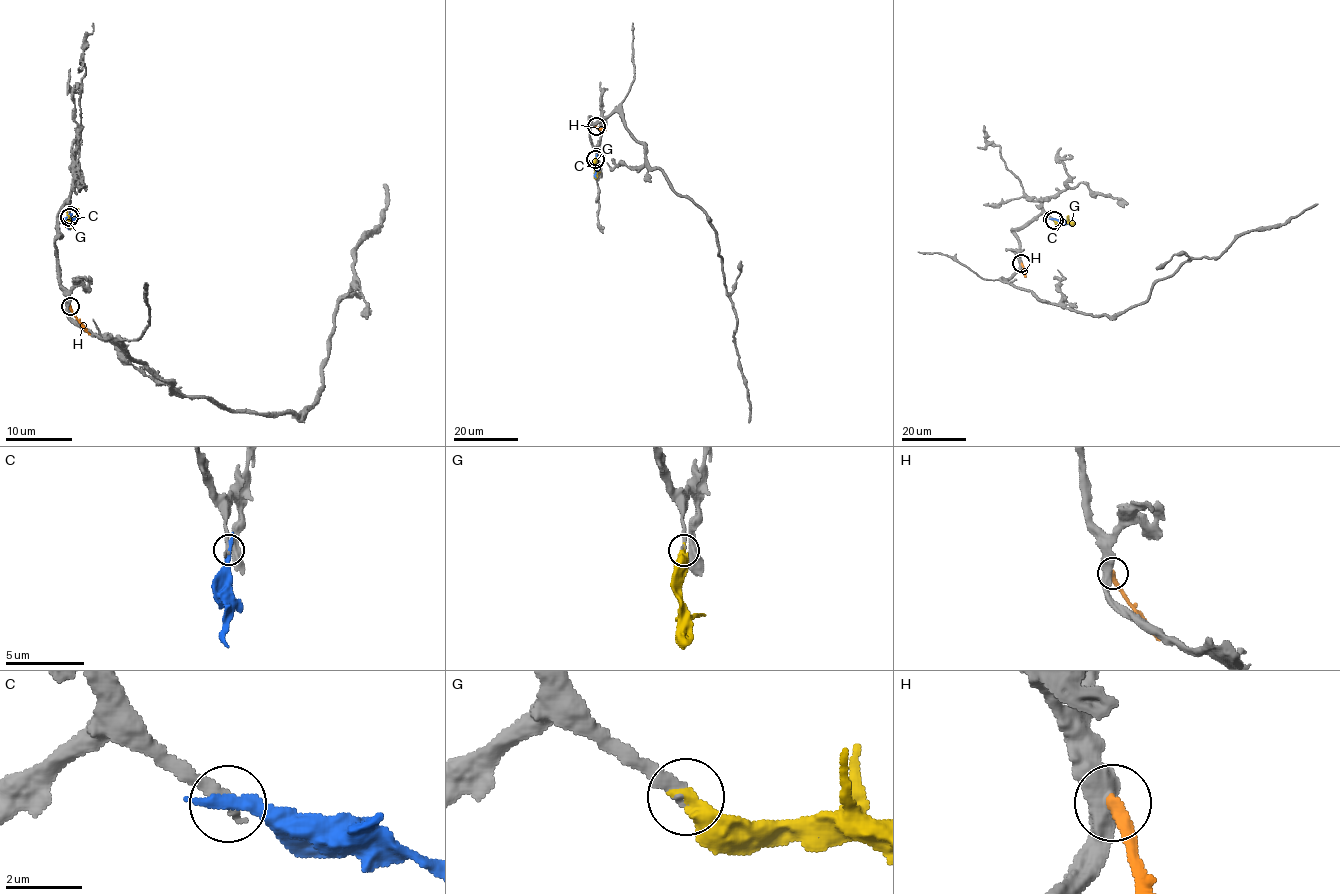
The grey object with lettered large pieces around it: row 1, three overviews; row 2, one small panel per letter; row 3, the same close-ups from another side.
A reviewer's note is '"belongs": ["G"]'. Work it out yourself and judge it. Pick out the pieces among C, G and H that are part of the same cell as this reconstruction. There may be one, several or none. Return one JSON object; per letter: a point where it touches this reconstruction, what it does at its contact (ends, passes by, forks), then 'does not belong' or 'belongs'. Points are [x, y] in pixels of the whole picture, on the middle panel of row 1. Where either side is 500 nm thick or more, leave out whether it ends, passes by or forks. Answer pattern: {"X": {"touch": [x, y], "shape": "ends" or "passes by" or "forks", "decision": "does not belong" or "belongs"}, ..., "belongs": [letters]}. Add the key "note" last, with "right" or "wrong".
{"C": {"touch": [596, 157], "shape": "ends", "decision": "does not belong"}, "G": {"touch": [595, 159], "shape": "ends", "decision": "belongs"}, "H": {"touch": [596, 126], "decision": "does not belong"}, "belongs": ["G"], "note": "right"}

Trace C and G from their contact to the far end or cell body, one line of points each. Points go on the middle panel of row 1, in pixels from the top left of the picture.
C: (596, 158), (596, 178)
G: (596, 158), (596, 179)

